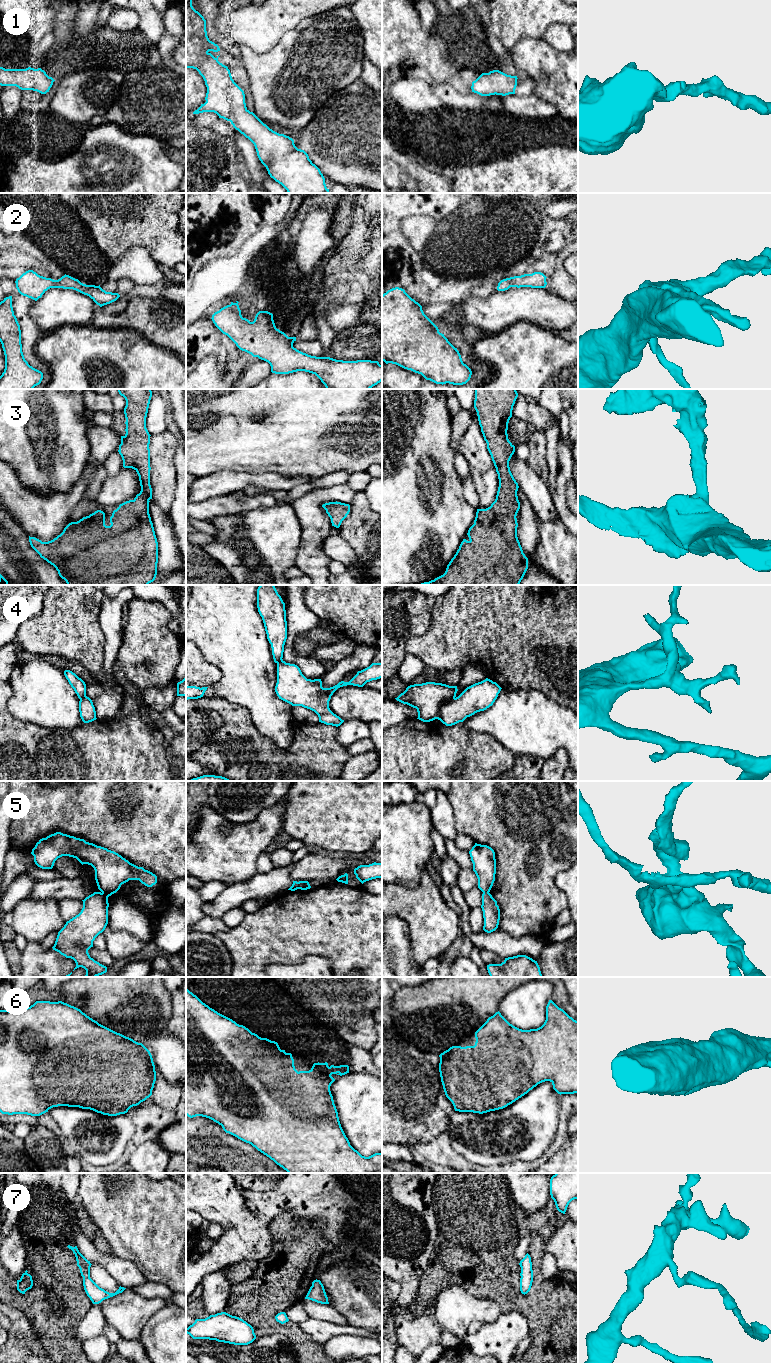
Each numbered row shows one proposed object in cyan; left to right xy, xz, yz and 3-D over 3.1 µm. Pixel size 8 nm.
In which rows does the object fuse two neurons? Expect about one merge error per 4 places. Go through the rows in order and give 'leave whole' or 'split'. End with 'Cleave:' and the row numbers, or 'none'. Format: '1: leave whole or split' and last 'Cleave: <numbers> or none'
1: leave whole
2: leave whole
3: leave whole
4: split
5: split
6: leave whole
7: leave whole
Cleave: 4, 5

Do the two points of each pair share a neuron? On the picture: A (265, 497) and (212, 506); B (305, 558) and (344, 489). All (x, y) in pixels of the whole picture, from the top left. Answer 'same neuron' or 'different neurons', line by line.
A: same neuron
B: same neuron

